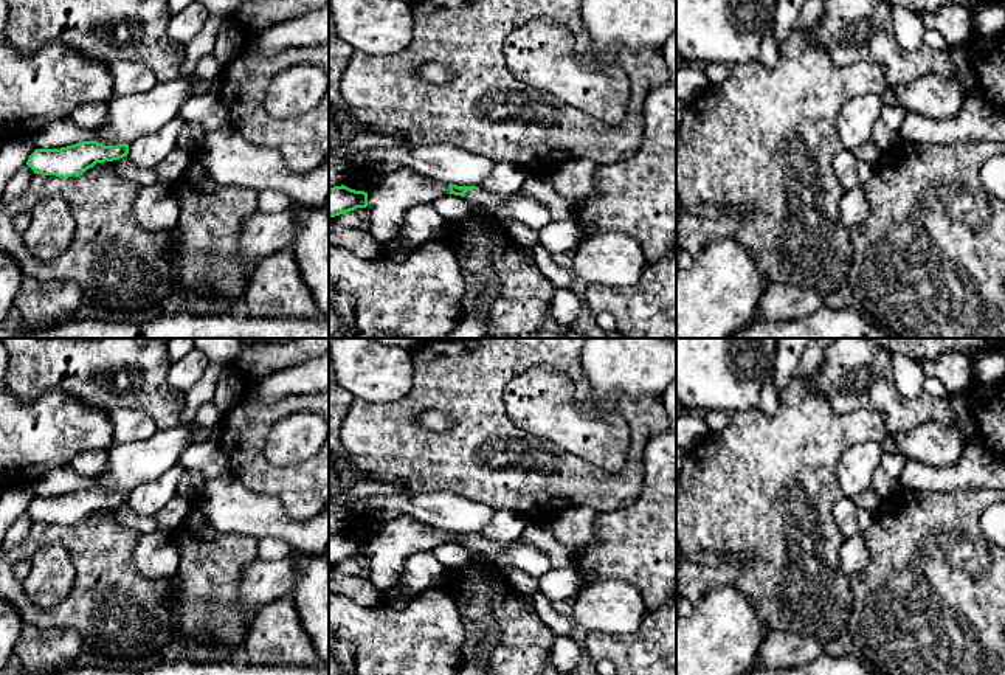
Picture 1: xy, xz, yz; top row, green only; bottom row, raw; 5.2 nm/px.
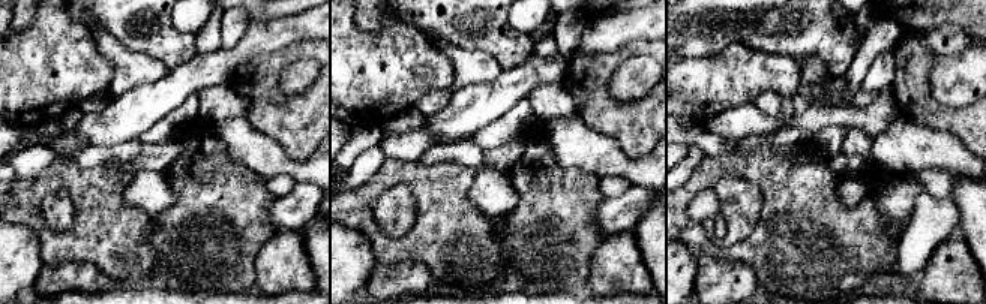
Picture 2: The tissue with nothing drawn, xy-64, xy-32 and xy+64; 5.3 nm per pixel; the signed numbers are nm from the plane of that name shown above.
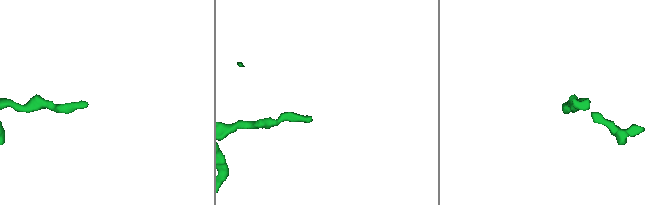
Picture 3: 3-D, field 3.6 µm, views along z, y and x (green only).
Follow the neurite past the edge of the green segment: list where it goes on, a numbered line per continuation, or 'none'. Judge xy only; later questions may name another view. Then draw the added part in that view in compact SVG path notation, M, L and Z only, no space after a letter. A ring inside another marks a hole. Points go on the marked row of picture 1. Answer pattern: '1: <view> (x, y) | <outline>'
none

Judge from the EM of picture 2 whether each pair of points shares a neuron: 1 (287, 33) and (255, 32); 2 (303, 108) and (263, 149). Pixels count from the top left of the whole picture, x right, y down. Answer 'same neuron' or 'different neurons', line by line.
1: same neuron
2: different neurons

